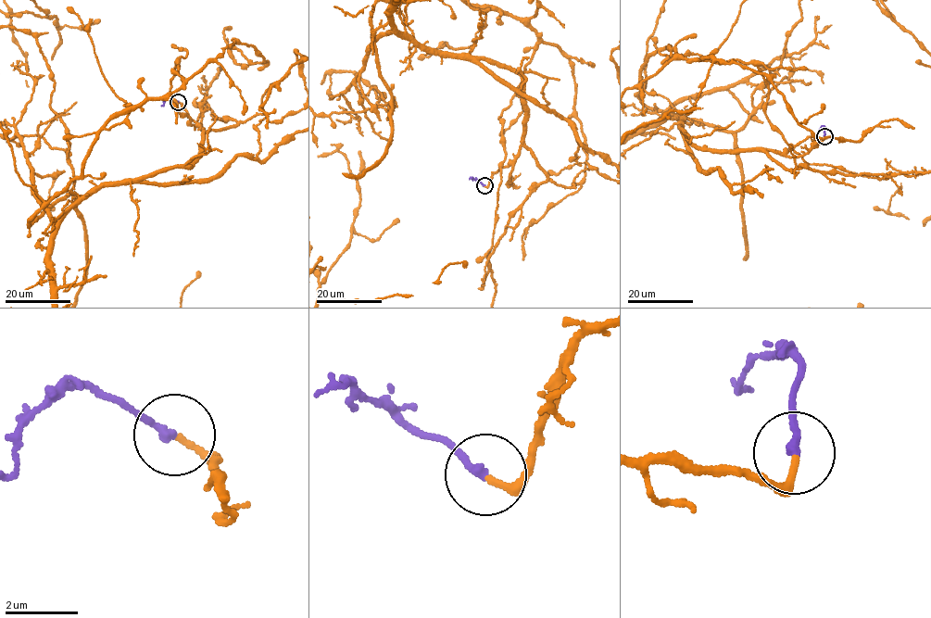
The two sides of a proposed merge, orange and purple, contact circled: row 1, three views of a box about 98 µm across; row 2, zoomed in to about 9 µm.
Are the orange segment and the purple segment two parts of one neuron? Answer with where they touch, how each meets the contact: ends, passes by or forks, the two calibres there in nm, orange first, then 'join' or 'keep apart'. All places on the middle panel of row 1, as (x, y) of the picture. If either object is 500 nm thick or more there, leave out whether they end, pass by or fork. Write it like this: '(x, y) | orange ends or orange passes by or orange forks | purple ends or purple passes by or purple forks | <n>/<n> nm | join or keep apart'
(484, 185) | orange ends | purple ends | 160/240 nm | join

